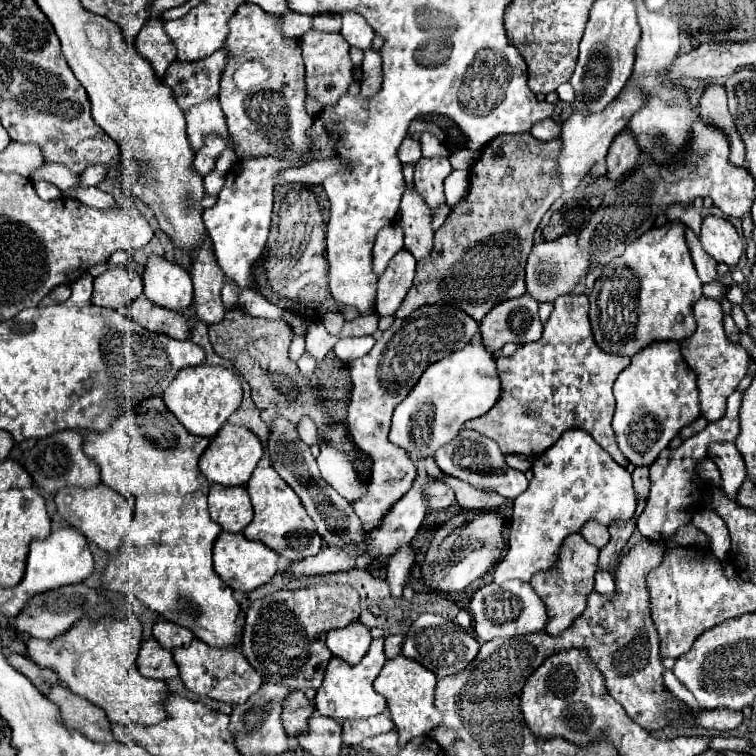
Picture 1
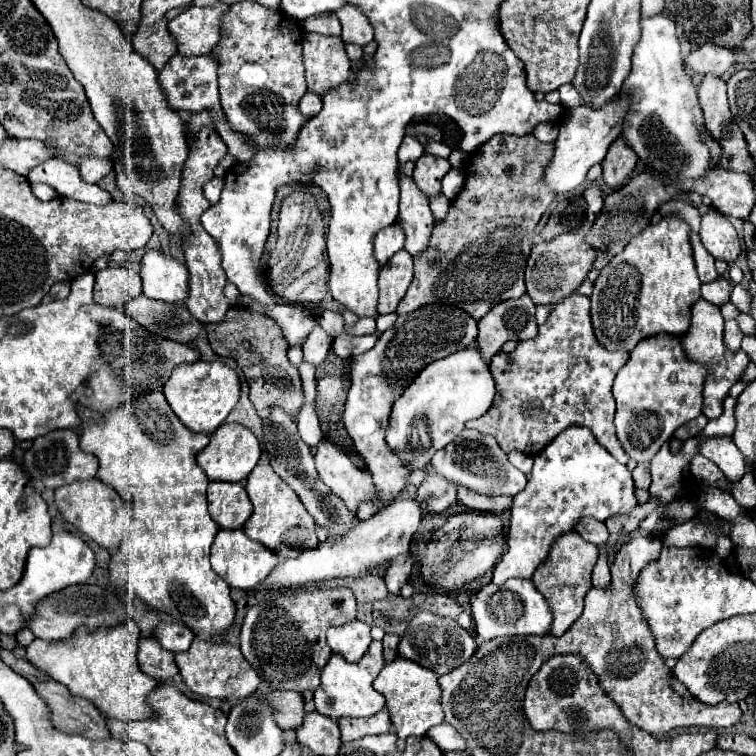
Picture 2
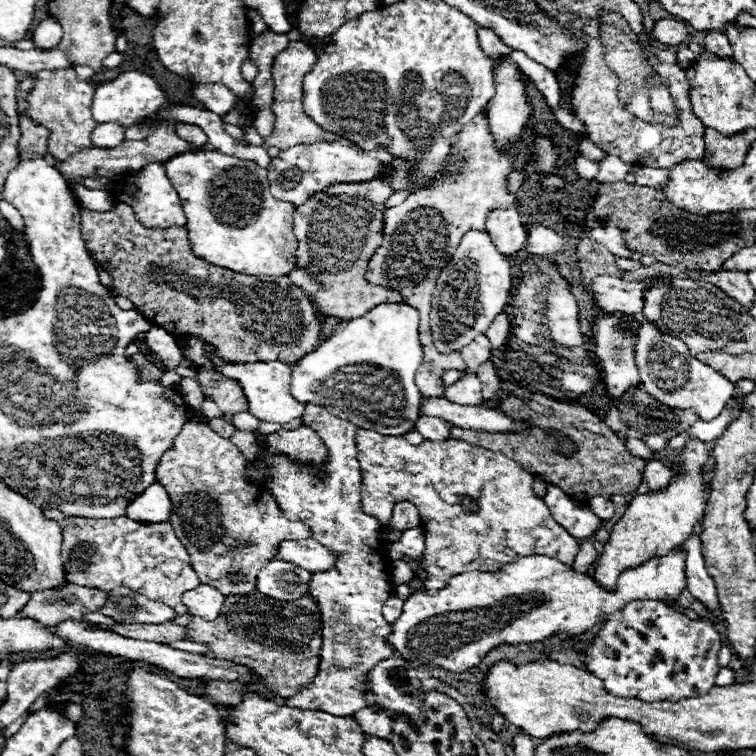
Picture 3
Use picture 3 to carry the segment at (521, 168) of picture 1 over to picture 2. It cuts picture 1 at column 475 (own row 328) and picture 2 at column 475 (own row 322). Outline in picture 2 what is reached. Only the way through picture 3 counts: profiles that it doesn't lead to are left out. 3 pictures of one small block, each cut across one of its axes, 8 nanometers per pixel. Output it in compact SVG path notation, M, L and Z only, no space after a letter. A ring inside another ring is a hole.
M496 134L470 156L464 172L464 190L450 204L450 212L444 222L434 226L428 250L414 258L414 280L398 304L398 316L410 314L426 304L444 302L454 304L466 310L474 320L480 320L490 312L492 306L526 294L524 266L532 248L532 234L542 214L556 200L556 192L544 182L544 142L536 140L532 134Z

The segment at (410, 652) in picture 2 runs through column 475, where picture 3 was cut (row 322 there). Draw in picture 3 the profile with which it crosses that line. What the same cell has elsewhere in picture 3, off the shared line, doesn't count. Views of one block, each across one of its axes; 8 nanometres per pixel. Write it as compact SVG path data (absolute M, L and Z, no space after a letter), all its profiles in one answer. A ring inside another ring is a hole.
M642 320L638 328L634 356L640 372L640 382L648 394L674 408L692 408L706 422L722 412L734 390L734 384L728 378L724 378L718 370L696 360L680 338L662 334L648 320Z

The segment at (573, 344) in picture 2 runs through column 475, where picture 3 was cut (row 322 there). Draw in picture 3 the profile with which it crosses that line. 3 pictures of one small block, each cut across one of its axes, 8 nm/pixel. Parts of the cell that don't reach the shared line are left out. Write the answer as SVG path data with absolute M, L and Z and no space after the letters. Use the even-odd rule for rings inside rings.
M486 110L464 124L452 146L450 162L458 172L450 172L442 180L434 180L428 188L418 190L402 204L384 212L384 242L370 258L366 280L390 290L398 290L404 302L420 312L420 344L424 350L424 362L416 372L416 386L424 396L442 396L442 374L448 370L464 370L460 352L440 354L434 348L430 330L430 298L436 286L438 274L452 258L460 238L466 230L484 230L486 218L492 210L518 208L516 194L508 192L508 174L512 172L512 154L498 150L494 136L488 128Z

